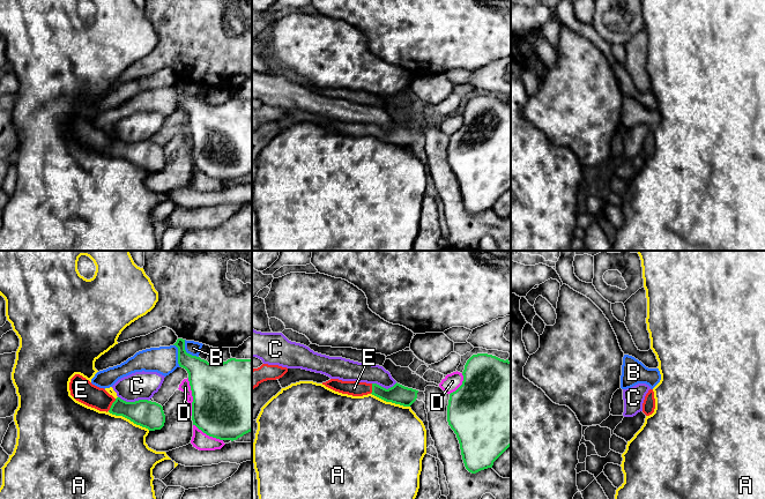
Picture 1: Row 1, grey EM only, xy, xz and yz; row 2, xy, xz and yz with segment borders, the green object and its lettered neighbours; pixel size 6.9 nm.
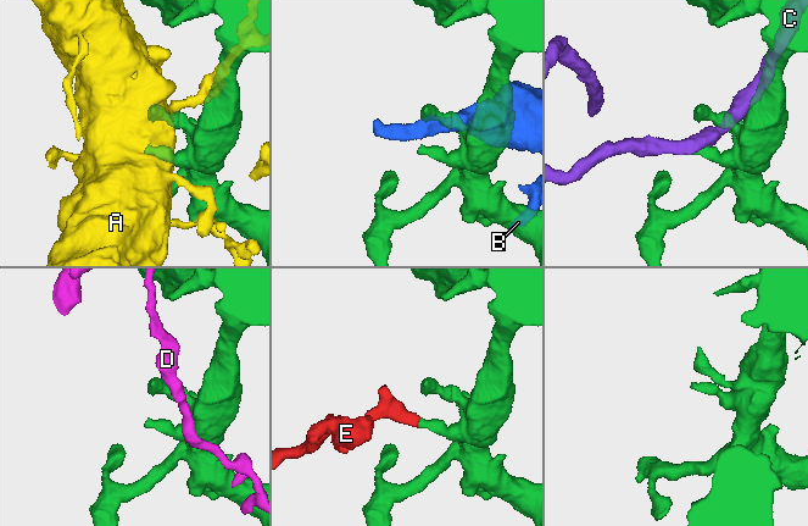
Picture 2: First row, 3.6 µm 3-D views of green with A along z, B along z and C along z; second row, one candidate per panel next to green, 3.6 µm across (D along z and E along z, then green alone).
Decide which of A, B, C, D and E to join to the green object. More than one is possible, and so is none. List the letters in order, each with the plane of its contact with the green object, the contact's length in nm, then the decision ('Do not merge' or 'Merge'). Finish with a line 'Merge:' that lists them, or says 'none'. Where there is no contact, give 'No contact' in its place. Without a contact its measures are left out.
A: Touches green in xy. Shared border 320 nm. Do not merge
B: Touches green in xy. Shared border 160 nm. Do not merge
C: Touches green in xy. Shared border 220 nm. Do not merge
D: Touches green in xy. Shared border 260 nm. Do not merge
E: Touches green in xy. Shared border 110 nm. Merge
Merge: E

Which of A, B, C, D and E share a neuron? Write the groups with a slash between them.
A / B / C / D / E

